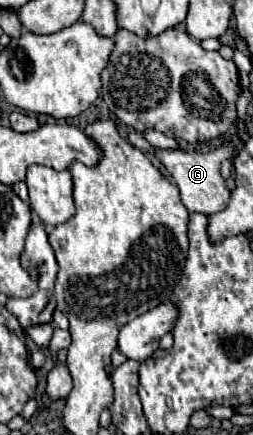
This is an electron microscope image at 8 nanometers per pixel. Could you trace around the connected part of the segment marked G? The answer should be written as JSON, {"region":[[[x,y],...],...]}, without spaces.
{"region":[[[229,146],[219,148],[219,150],[211,150],[207,154],[197,154],[197,152],[183,152],[183,150],[161,150],[157,148],[157,158],[161,160],[161,164],[169,170],[169,174],[173,176],[175,184],[181,190],[181,202],[185,204],[185,208],[189,212],[201,212],[205,216],[219,212],[227,206],[229,200],[229,188],[225,186],[223,176],[219,174],[221,162],[225,158],[231,158],[233,152]]]}

